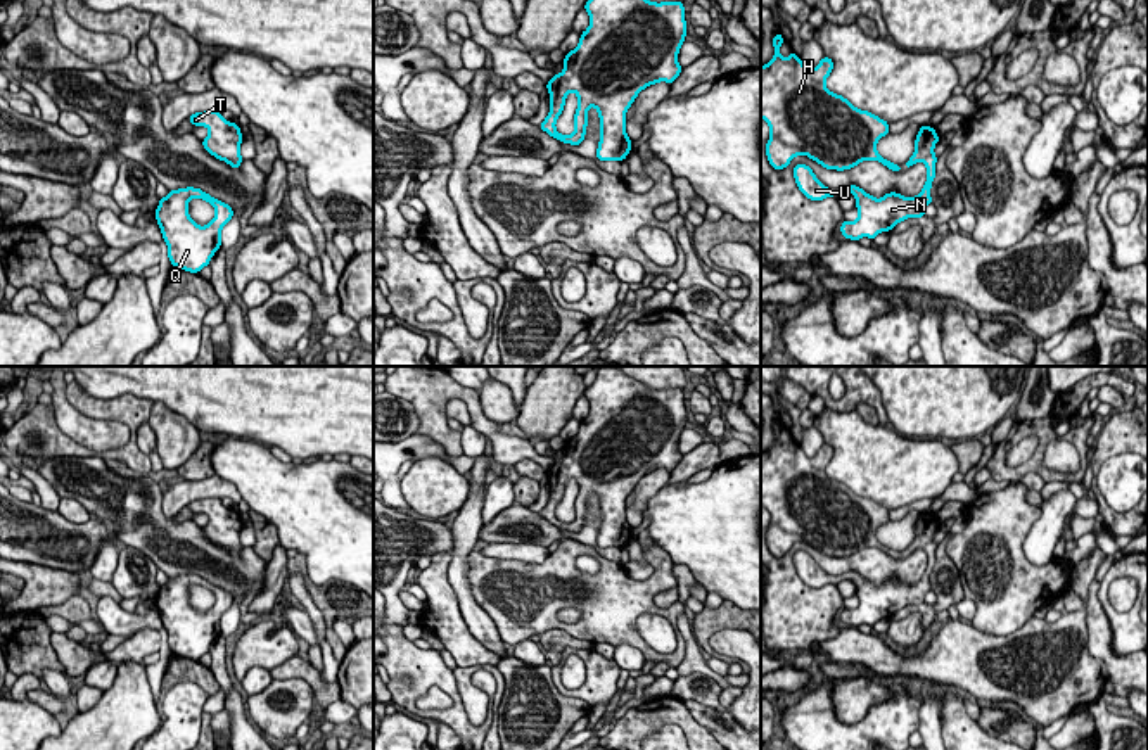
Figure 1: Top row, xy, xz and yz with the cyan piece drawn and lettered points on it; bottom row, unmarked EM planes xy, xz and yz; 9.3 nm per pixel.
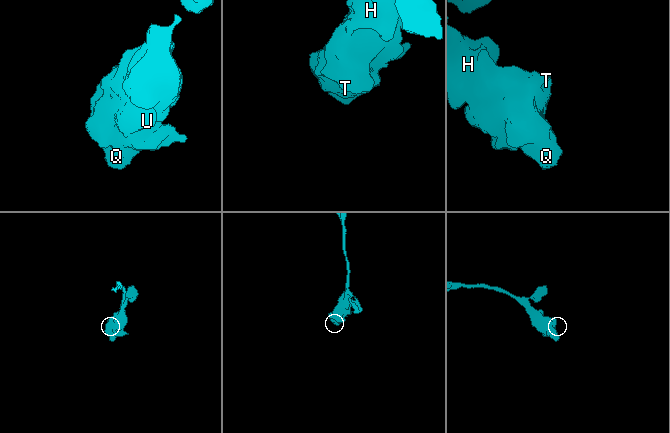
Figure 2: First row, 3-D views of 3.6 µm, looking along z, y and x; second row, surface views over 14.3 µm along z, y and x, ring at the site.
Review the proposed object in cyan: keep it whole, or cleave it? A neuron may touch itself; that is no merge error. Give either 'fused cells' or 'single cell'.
single cell

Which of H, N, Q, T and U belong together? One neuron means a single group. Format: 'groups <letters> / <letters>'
groups H N Q T U

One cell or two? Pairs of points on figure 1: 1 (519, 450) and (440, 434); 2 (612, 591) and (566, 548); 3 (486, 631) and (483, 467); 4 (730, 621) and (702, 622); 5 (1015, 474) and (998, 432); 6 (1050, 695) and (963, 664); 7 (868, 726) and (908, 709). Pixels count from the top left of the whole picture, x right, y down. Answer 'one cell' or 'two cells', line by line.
1: one cell
2: one cell
3: one cell
4: one cell
5: two cells
6: one cell
7: one cell

